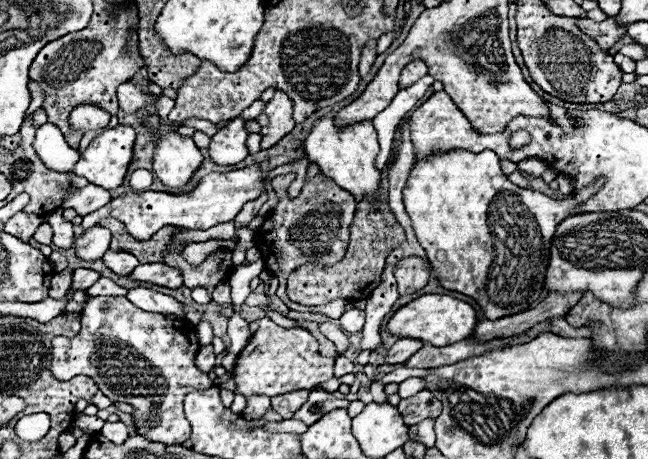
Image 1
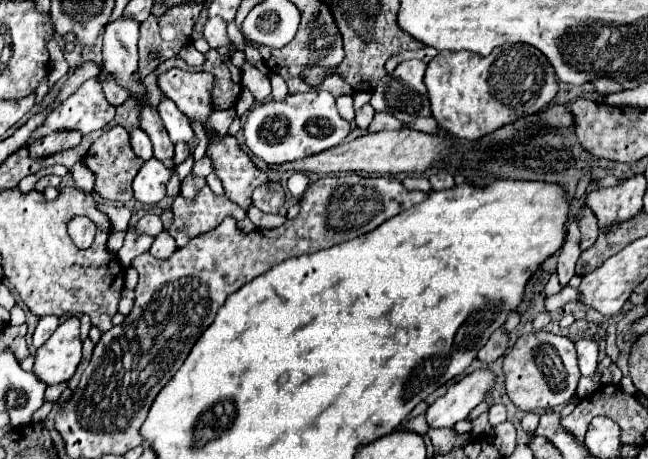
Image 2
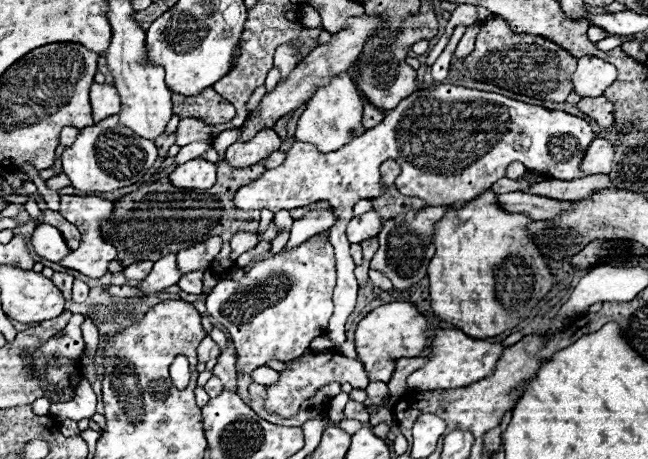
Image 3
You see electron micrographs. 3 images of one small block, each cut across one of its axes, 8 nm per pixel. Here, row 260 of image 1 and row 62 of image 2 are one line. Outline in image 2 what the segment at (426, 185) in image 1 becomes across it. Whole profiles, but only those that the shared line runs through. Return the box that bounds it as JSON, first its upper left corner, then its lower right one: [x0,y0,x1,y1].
[424,44,558,140]

